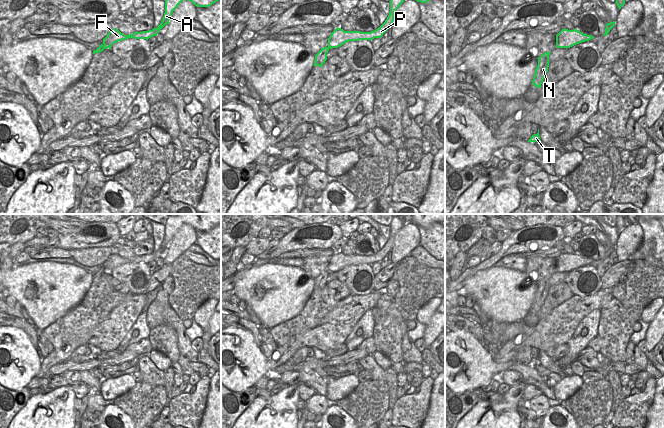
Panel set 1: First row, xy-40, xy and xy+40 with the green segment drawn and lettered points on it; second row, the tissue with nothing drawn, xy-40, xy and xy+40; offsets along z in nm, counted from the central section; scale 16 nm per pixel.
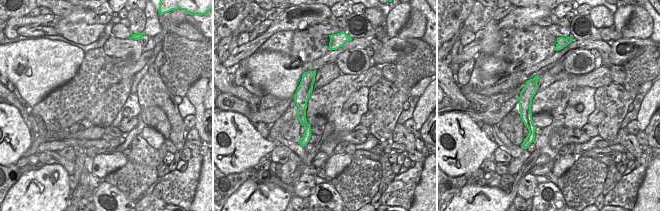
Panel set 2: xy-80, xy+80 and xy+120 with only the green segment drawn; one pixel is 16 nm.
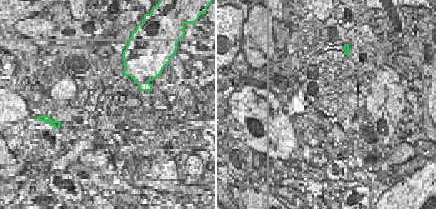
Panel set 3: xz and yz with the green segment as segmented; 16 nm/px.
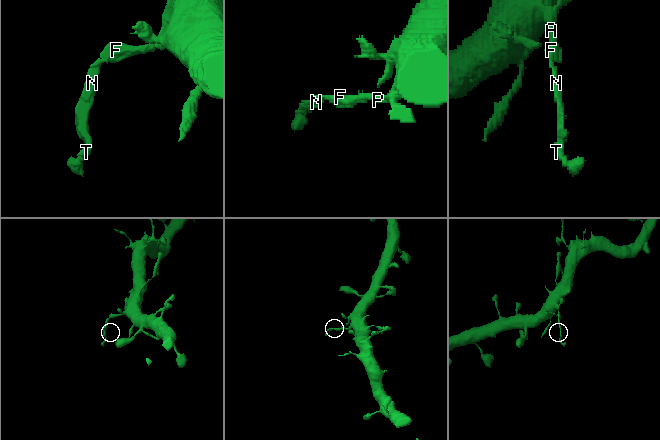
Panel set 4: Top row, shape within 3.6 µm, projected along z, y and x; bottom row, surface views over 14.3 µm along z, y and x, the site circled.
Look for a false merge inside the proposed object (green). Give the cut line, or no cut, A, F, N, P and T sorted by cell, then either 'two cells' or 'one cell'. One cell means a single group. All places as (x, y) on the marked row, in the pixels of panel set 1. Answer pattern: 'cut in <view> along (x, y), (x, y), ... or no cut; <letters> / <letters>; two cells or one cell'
cut in xy along (328, 46), (329, 48); A F P / N T; two cells

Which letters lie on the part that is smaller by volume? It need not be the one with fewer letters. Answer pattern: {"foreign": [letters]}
{"foreign": ["N", "T"]}

